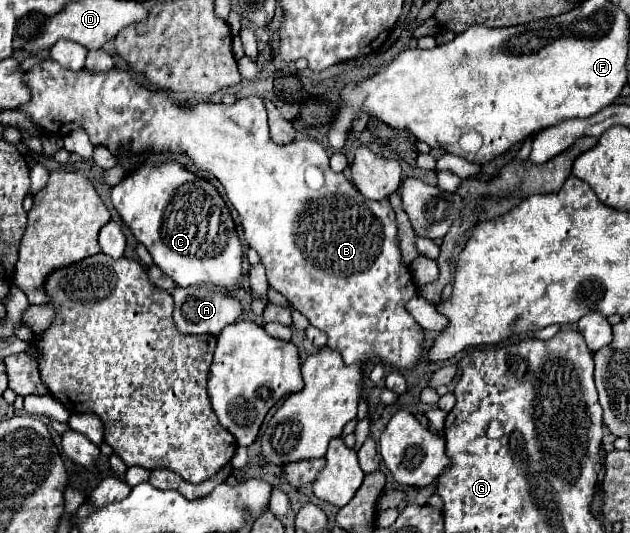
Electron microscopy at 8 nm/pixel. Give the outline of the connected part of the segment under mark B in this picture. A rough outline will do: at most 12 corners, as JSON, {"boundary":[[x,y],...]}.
{"boundary":[[27,71],[51,135],[183,151],[345,365],[415,369],[387,199],[261,97],[181,109],[129,71]]}

